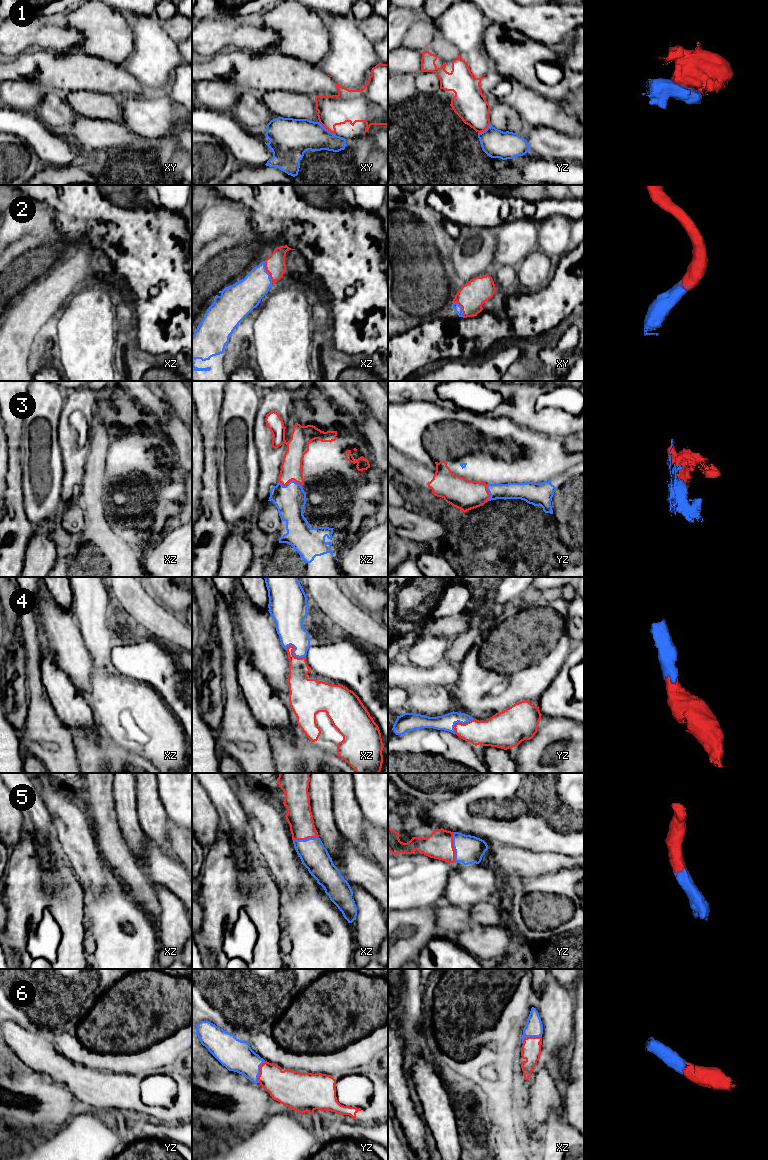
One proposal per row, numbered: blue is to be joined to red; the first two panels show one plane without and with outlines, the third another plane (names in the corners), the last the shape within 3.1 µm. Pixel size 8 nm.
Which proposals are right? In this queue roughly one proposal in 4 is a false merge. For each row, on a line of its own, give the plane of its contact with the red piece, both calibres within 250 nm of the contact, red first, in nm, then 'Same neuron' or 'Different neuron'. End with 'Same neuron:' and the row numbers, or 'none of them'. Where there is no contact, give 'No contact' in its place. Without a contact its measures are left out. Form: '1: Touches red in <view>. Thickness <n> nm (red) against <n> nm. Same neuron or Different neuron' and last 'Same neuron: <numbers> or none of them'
1: Touches red in xy. Thickness 260 nm (red) against 280 nm. Different neuron
2: Touches red in xz. Thickness 160 nm (red) against 260 nm. Same neuron
3: Touches red in xz. Thickness 180 nm (red) against 240 nm. Same neuron
4: Touches red in xz. Thickness 170 nm (red) against 220 nm. Same neuron
5: Touches red in yz. Thickness 220 nm (red) against 220 nm. Same neuron
6: Touches red in xz. Thickness 160 nm (red) against 140 nm. Same neuron
Same neuron: 2, 3, 4, 5, 6

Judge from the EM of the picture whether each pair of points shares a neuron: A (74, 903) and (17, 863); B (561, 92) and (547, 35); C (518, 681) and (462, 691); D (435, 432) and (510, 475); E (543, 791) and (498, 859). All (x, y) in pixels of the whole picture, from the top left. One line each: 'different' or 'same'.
A: same
B: different
C: same
D: same
E: different

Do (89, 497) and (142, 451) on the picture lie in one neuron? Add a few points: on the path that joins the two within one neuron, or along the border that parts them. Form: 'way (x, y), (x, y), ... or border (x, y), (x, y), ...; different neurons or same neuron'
border (106, 471), (108, 490); different neurons

